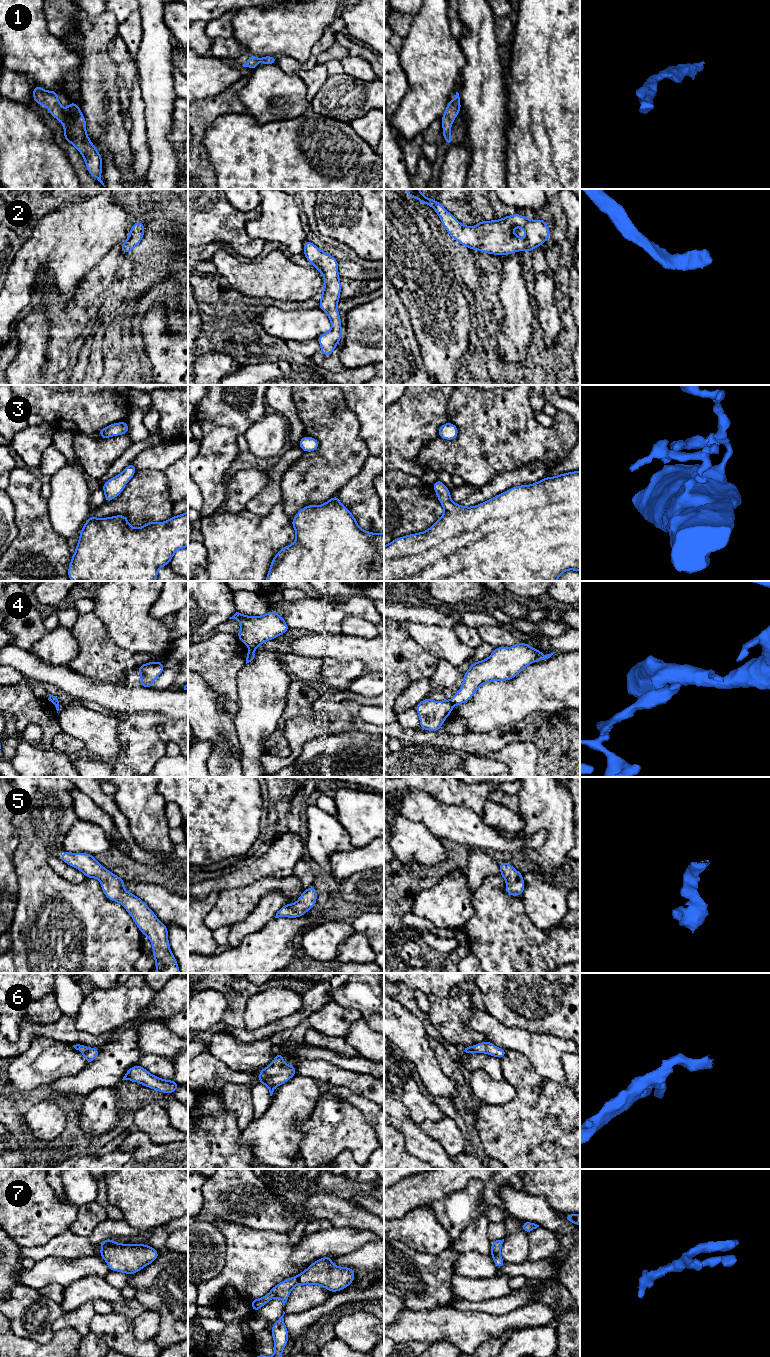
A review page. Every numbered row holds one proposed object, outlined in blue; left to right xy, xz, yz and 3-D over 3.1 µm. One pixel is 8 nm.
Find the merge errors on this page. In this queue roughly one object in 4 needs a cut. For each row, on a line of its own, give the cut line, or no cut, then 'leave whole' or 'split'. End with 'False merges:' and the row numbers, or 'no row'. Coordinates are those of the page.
1: no cut | leave whole
2: no cut | leave whole
3: no cut | leave whole
4: xz (249, 647), (253, 650) | split
5: no cut | leave whole
6: no cut | leave whole
7: no cut | leave whole
False merges: 4

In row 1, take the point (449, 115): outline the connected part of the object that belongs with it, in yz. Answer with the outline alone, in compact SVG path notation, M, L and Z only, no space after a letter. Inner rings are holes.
M456 92L455 97L452 100L449 100L447 103L447 108L442 116L442 127L443 127L443 132L442 132L442 137L450 143L452 141L451 139L451 127L452 123L454 122L455 118L459 114L461 110L461 103L460 103L460 97L459 93Z

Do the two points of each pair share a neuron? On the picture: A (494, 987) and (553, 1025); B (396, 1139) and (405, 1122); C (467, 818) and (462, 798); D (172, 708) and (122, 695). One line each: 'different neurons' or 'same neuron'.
A: same neuron
B: different neurons
C: different neurons
D: same neuron

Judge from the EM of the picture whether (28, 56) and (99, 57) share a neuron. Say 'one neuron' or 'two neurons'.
two neurons

